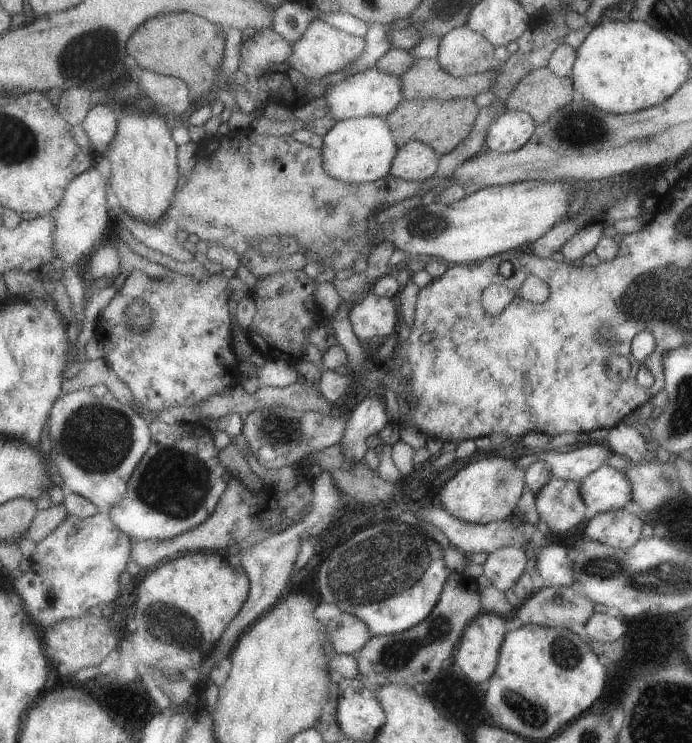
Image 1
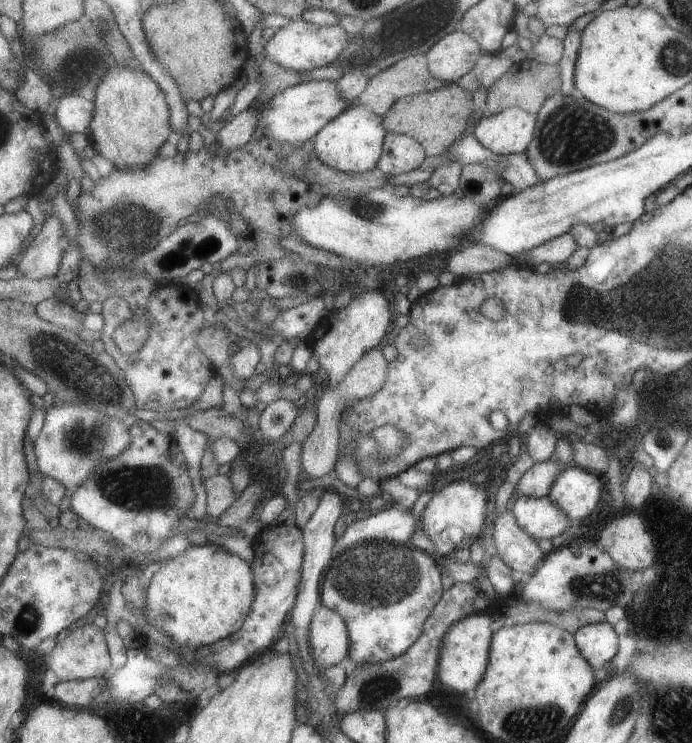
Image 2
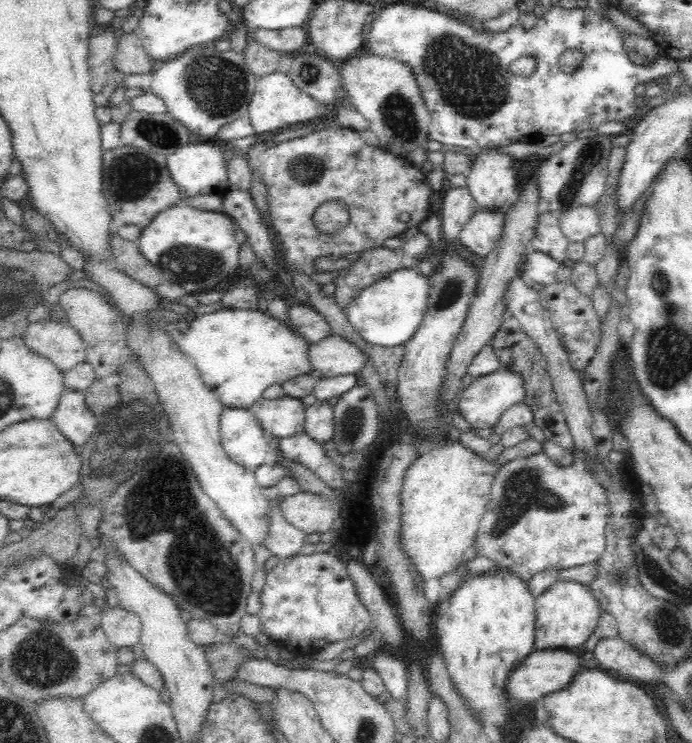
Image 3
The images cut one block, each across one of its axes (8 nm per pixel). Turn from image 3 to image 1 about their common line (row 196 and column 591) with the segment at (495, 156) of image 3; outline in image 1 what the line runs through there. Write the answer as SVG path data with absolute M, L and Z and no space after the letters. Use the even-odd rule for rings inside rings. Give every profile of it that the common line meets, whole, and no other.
M603 464L580 480L580 493L587 505L587 515L622 509L632 500L630 480L618 469Z

